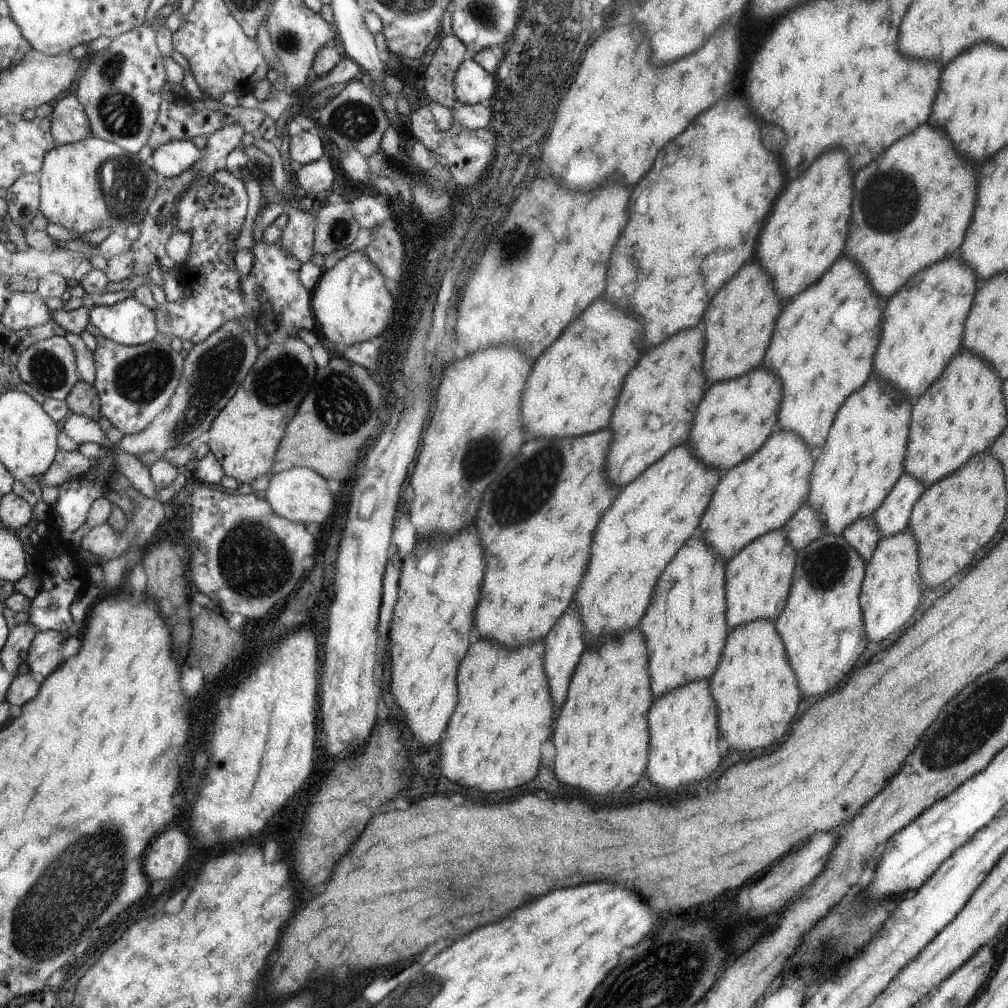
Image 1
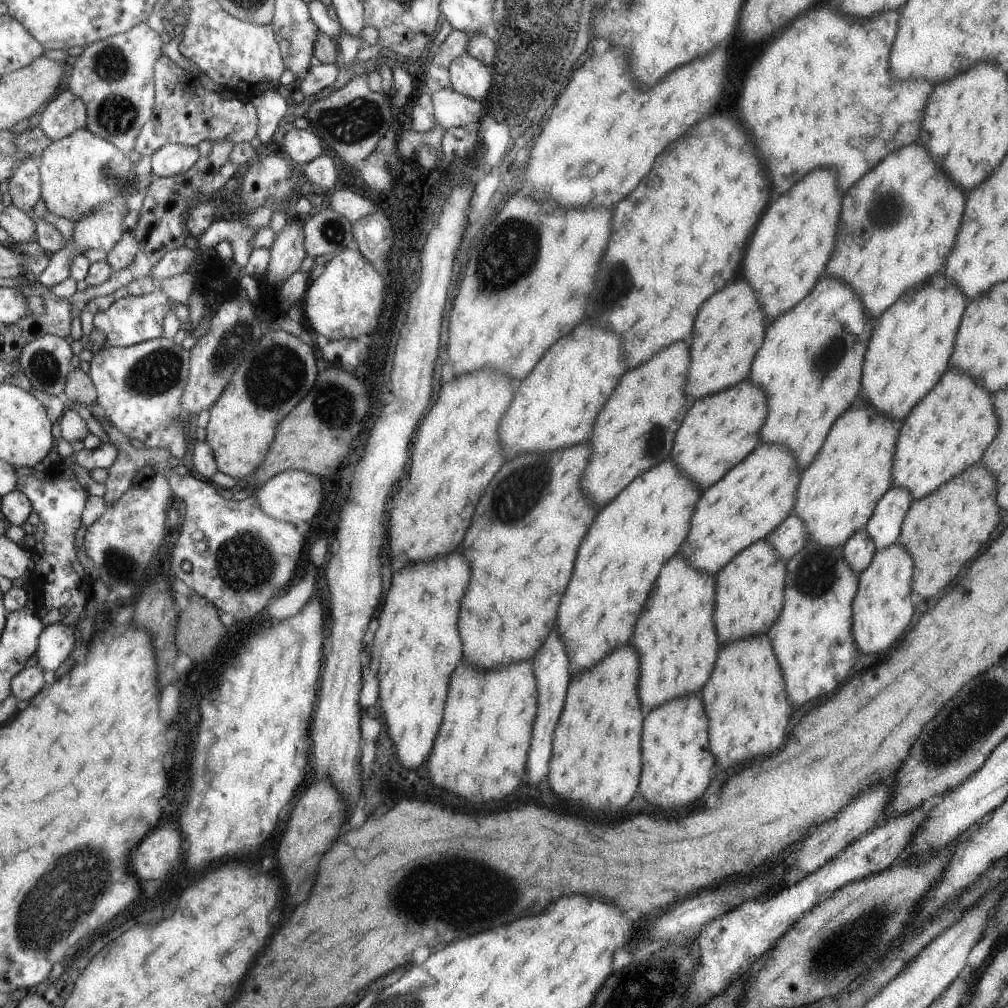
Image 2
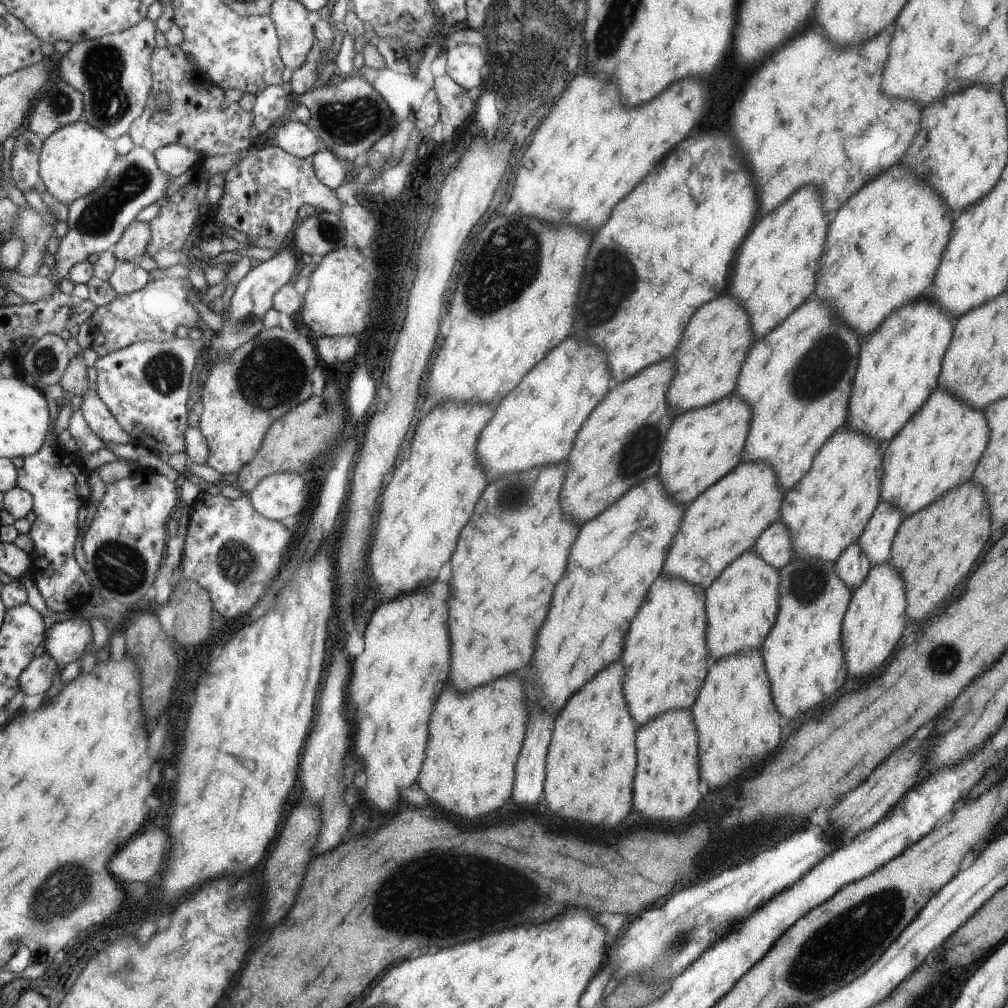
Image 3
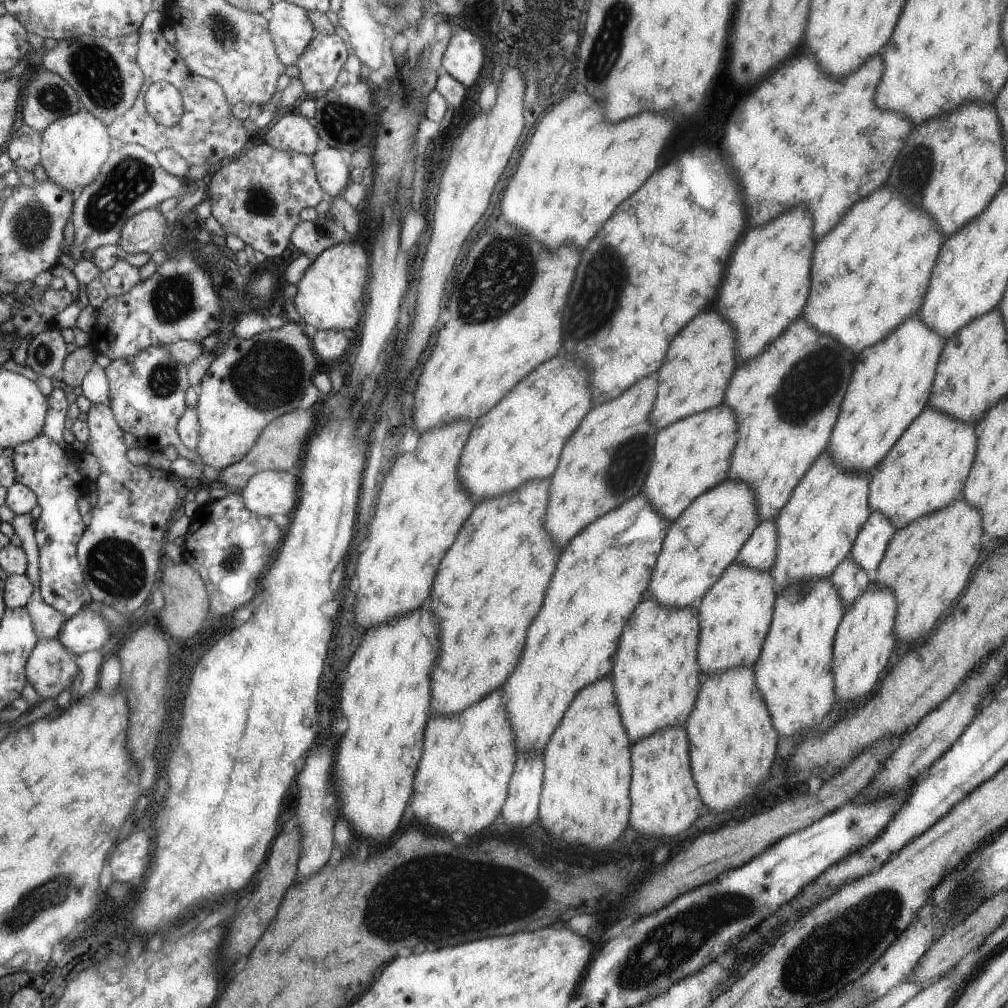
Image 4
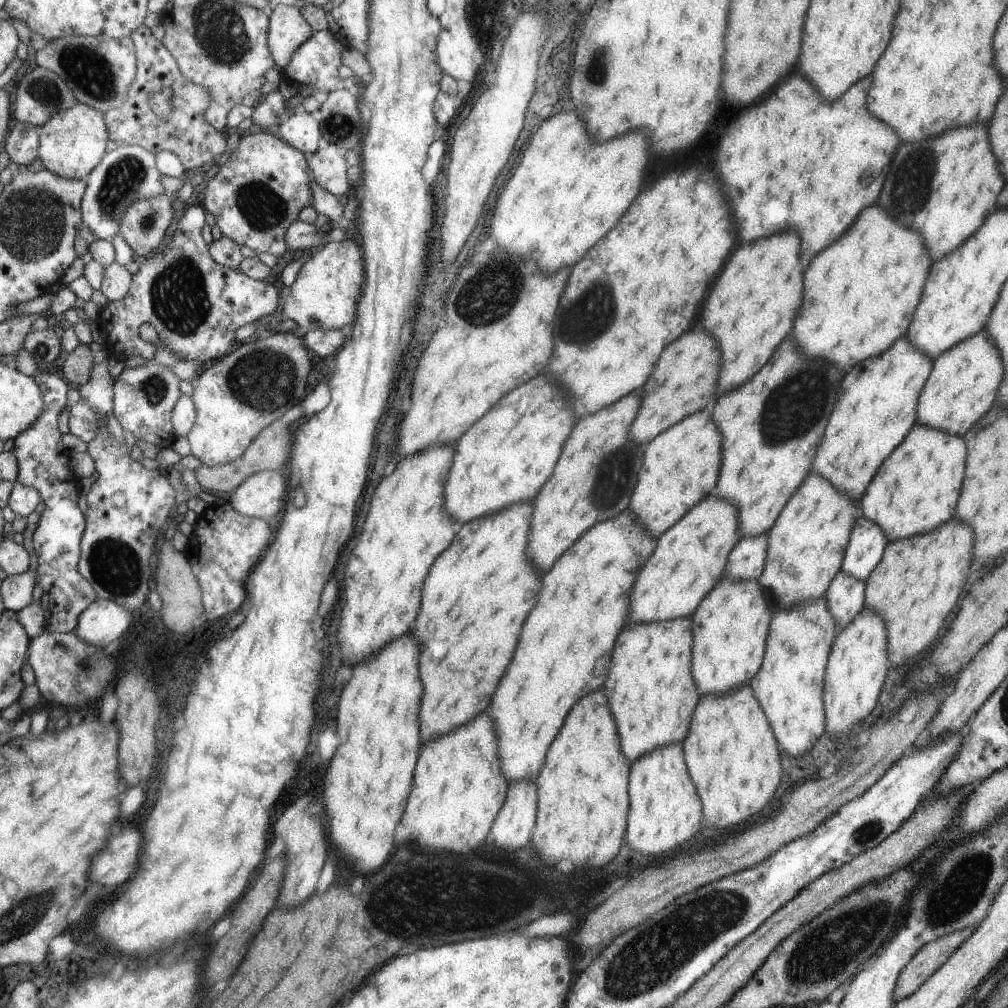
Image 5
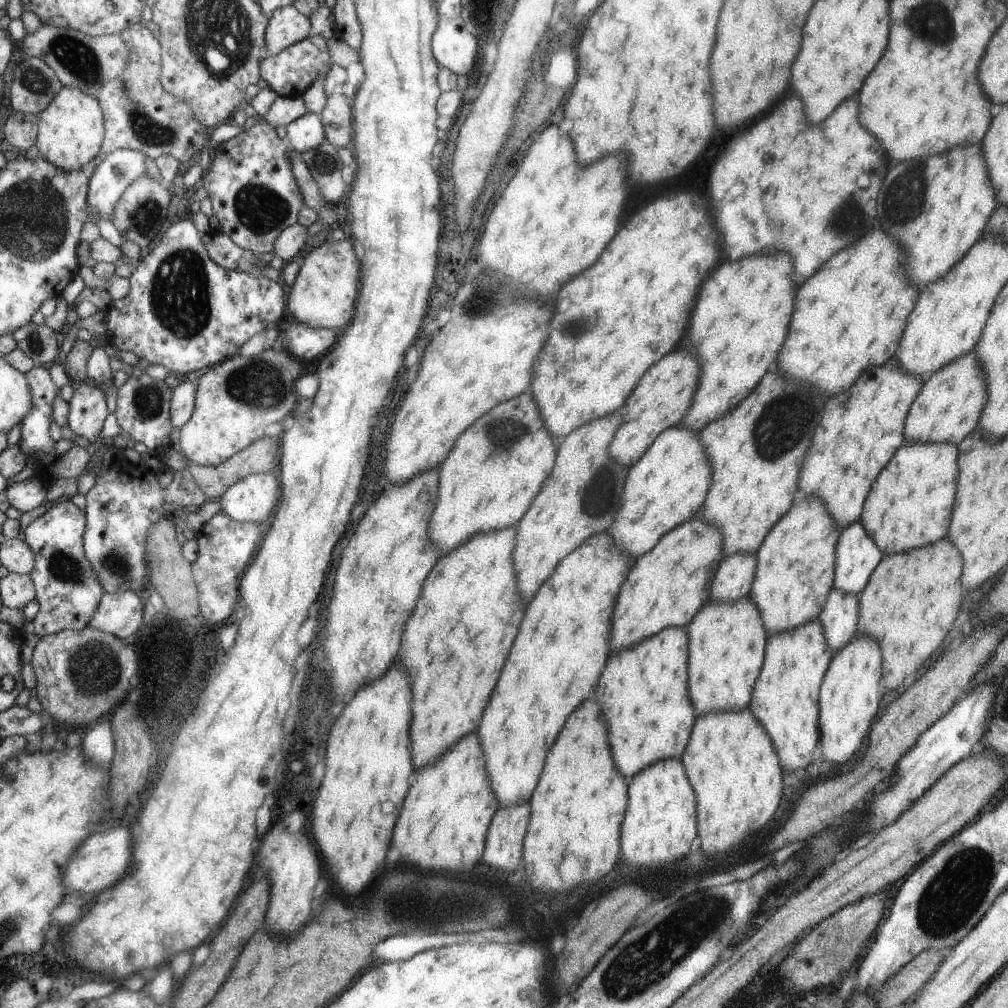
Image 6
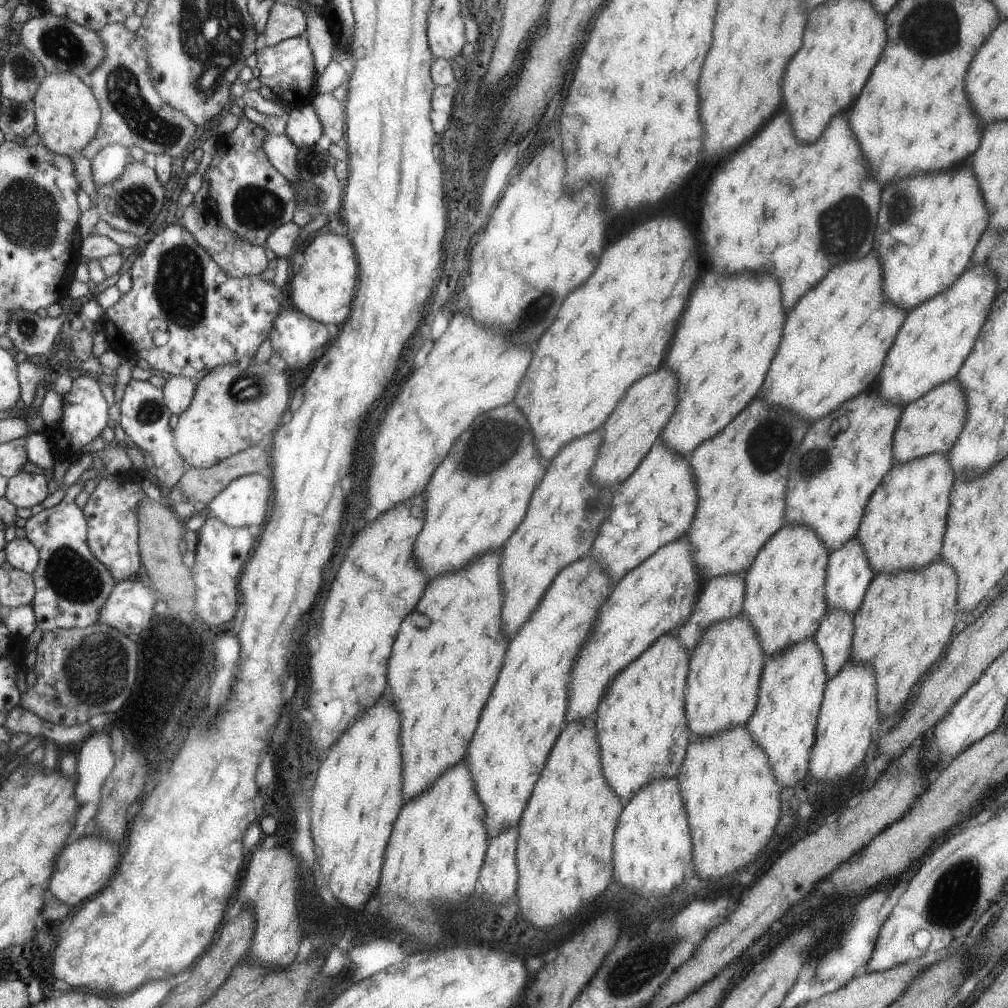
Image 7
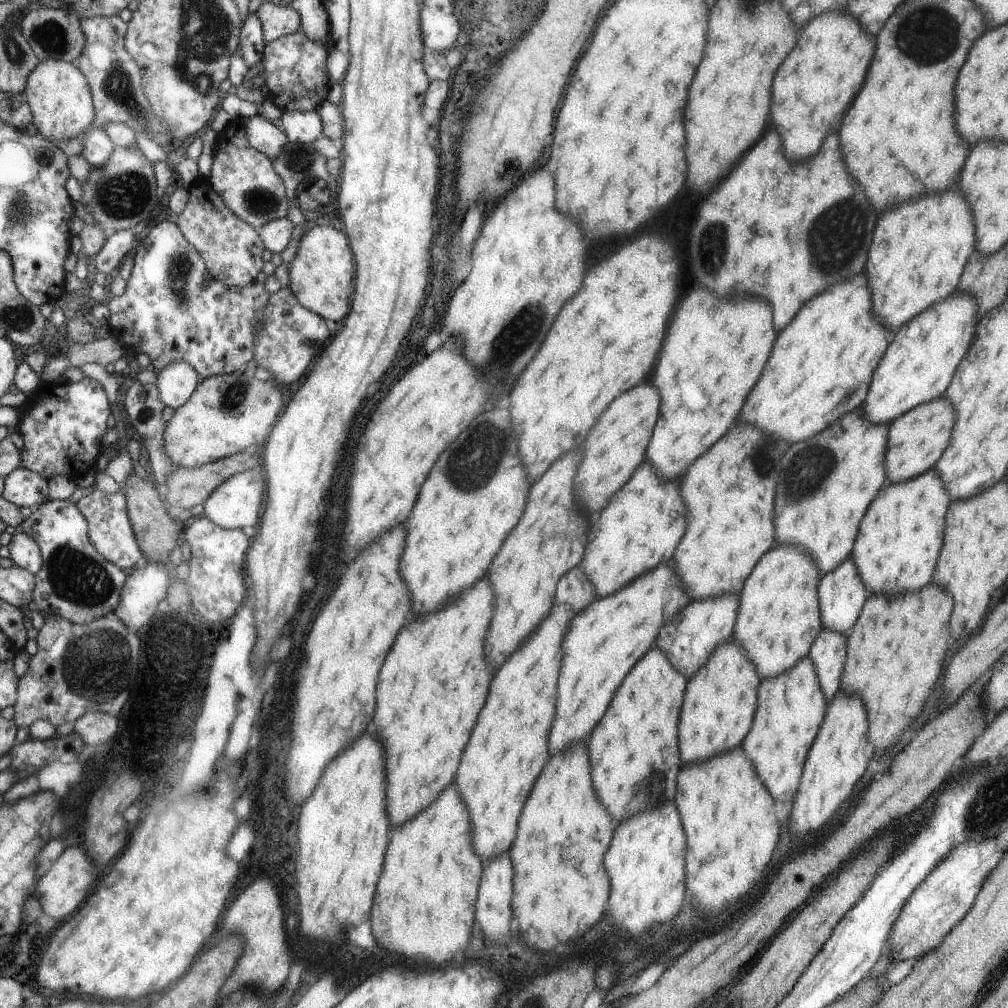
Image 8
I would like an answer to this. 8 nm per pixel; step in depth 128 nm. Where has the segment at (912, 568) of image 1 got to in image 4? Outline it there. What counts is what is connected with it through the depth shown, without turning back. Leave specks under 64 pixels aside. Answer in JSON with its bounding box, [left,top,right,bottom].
[832,583,896,700]

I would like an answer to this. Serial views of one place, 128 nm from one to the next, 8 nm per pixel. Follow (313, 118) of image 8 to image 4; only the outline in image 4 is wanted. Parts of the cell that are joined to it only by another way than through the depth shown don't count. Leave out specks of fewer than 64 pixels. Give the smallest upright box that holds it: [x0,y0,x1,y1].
[257,110,317,156]

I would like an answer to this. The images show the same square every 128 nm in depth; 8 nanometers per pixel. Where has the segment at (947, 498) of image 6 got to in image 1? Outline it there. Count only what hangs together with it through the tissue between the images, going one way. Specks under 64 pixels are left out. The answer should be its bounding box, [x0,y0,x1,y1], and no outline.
[904,348,1007,484]

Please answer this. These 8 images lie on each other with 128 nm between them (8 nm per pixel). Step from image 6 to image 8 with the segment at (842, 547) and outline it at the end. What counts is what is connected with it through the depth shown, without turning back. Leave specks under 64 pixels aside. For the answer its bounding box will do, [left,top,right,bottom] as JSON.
[818,556,868,634]

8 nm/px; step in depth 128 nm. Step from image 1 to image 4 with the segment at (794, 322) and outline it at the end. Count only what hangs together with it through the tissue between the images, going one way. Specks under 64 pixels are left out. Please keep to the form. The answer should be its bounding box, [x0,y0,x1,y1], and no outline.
[723,317,853,522]

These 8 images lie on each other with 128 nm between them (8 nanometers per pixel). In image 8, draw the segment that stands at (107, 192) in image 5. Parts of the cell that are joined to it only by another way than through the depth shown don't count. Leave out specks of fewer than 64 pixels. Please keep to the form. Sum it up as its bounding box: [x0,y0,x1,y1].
[82,126,117,166]

